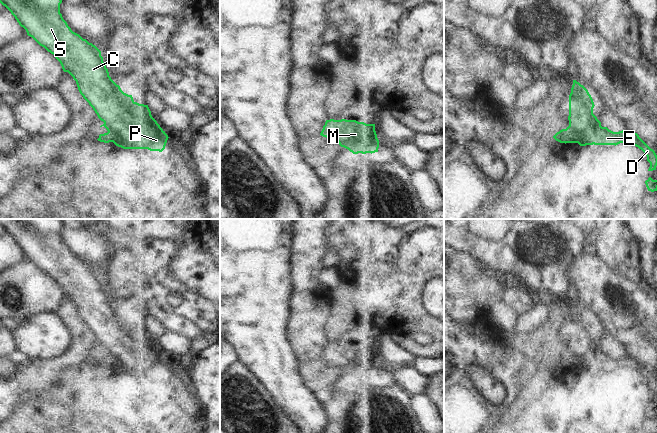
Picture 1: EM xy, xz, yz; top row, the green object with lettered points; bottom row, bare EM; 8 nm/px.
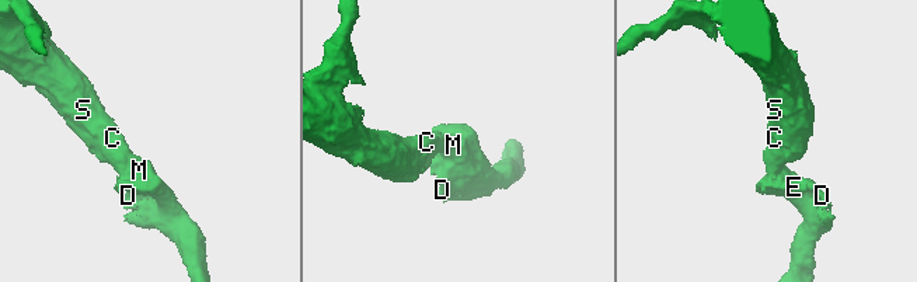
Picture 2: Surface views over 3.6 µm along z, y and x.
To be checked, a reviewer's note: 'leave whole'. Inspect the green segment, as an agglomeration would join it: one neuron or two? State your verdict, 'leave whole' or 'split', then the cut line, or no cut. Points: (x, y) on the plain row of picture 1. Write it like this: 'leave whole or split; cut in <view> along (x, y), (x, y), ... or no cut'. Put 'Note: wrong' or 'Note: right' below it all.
leave whole; no cut
Note: right

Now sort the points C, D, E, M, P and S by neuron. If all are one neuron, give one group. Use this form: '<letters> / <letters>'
C D E M P S

